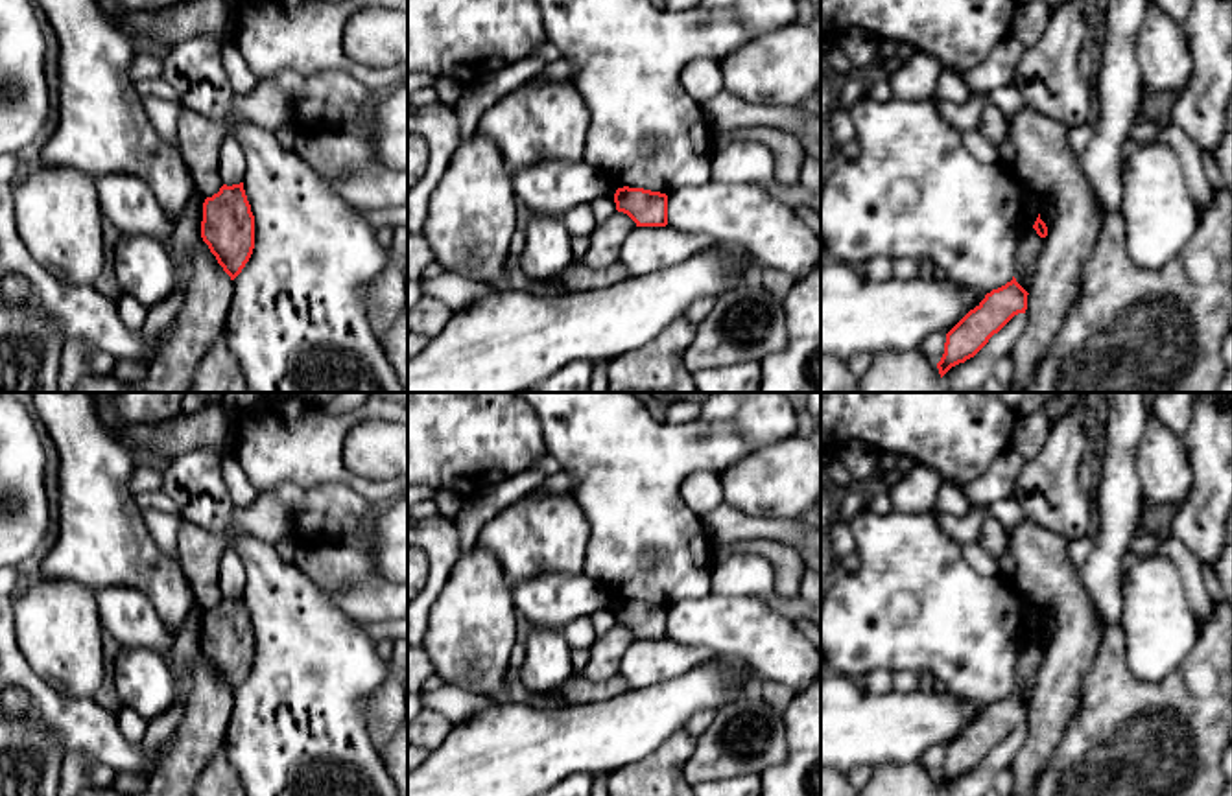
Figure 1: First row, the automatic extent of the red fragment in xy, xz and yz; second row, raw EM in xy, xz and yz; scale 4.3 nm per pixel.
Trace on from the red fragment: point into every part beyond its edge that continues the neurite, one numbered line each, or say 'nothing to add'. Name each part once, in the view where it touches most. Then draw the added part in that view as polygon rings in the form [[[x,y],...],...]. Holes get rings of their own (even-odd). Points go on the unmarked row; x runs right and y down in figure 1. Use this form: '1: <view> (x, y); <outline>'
nothing to add

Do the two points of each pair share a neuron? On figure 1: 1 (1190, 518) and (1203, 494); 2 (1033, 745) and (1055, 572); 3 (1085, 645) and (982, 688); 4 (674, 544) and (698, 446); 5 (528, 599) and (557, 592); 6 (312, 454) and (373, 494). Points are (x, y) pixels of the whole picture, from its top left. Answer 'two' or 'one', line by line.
1: one
2: one
3: two
4: one
5: one
6: one

